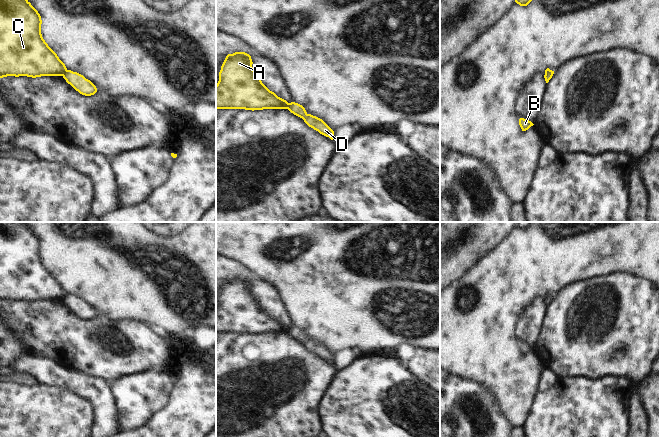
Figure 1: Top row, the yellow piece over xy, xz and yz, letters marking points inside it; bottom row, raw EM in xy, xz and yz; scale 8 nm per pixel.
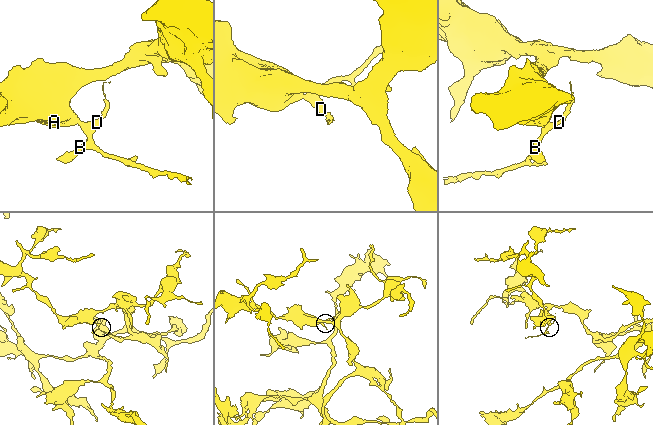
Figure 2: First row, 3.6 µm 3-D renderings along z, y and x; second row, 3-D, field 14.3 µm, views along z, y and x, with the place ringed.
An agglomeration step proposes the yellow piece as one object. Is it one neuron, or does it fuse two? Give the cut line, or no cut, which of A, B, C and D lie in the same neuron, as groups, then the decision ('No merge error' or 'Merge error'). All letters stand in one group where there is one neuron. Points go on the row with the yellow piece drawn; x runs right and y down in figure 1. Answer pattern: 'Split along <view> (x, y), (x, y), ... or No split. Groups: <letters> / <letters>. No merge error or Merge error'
Split along xy (67, 70), (62, 75). Groups: A C / B D. Merge error

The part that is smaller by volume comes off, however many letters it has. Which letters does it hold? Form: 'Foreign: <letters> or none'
Foreign: B, D

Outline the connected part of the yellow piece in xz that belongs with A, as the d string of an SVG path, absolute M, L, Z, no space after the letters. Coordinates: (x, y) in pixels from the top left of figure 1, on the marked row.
M245 52L226 56L216 84L216 109L288 109L290 103L262 83L252 64Z

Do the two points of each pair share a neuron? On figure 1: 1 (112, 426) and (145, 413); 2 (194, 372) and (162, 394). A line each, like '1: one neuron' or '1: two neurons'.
1: two neurons
2: two neurons

